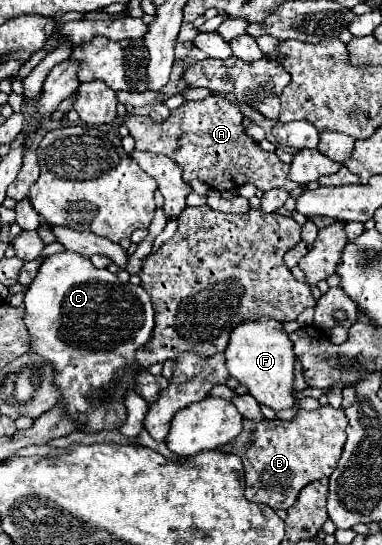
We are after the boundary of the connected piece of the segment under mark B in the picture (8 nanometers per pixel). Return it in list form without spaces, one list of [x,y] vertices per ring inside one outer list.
[[[320,406],[318,410],[306,412],[298,410],[298,414],[292,420],[262,420],[262,422],[252,422],[244,420],[244,430],[240,436],[230,440],[222,450],[238,454],[244,464],[244,482],[246,482],[246,498],[252,502],[260,502],[270,506],[272,510],[288,510],[294,504],[294,498],[298,492],[324,476],[330,476],[336,468],[336,462],[342,454],[344,442],[346,442],[346,426],[348,418],[344,414],[344,408],[336,410],[332,406]]]

